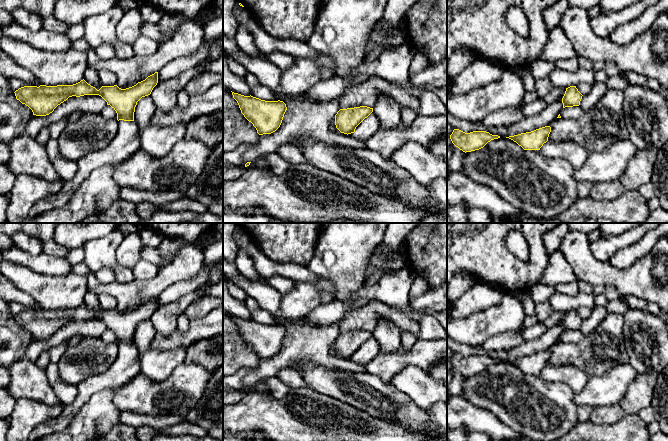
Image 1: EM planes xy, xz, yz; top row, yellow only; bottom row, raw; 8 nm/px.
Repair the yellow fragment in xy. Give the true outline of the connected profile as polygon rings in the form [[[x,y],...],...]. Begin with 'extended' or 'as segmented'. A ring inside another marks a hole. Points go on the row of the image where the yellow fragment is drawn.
as segmented; [[[155,72],[126,89],[114,85],[102,86],[97,90],[83,79],[73,85],[24,86],[14,93],[16,99],[28,106],[36,116],[49,115],[58,105],[72,96],[99,95],[116,111],[118,121],[134,121],[137,102],[142,97],[150,95],[157,83],[158,72]]]

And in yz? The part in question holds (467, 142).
as segmented; [[[454,129],[450,135],[452,143],[465,153],[479,150],[491,140],[498,138],[500,138],[500,136],[492,135],[486,131],[465,133],[459,129]]]

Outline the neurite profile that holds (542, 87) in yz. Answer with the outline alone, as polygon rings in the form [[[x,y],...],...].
[[[546,77],[535,81],[534,93],[538,96],[538,98],[543,99],[546,95],[551,93],[554,88],[555,87],[549,77]]]

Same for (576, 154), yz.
[[[547,141],[539,151],[543,156],[548,158],[567,160],[574,169],[580,168],[589,155],[584,146],[572,141]]]

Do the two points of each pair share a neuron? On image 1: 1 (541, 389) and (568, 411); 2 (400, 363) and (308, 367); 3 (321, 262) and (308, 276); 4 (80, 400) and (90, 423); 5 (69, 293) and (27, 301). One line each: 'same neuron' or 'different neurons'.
1: same neuron
2: different neurons
3: different neurons
4: different neurons
5: different neurons

